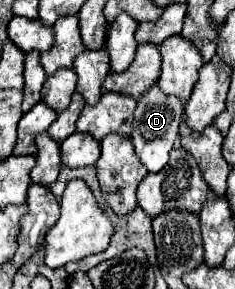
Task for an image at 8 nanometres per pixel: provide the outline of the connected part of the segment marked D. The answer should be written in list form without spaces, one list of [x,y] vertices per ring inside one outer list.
[[[153,84],[137,102],[133,116],[135,118],[133,118],[131,142],[135,146],[135,152],[149,172],[159,172],[167,164],[169,150],[173,148],[175,138],[179,136],[179,126],[183,120],[183,102],[177,96],[163,94],[163,90],[157,84]]]

